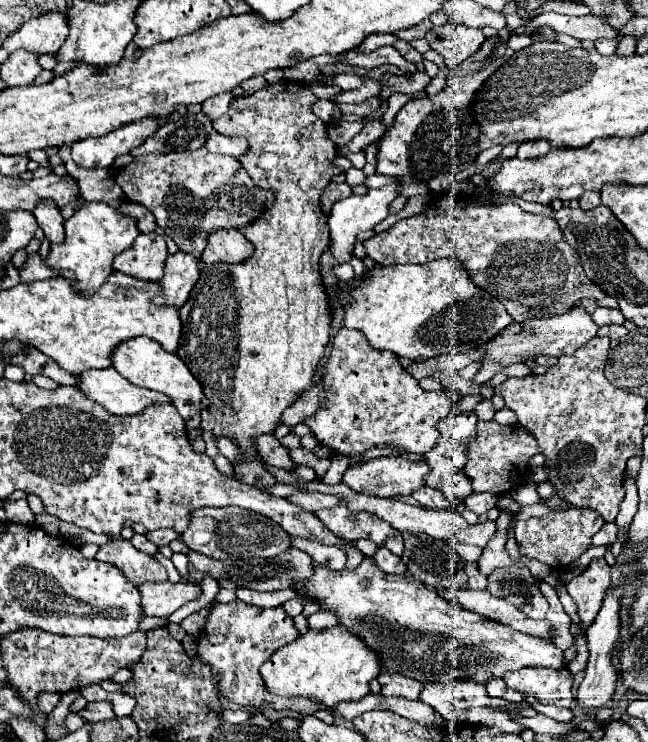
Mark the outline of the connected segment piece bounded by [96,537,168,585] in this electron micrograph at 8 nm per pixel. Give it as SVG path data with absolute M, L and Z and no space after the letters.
M116 537L110 539L100 547L96 559L116 565L134 585L142 585L146 581L154 581L154 583L168 581L166 569L158 561L154 561L152 555L138 551L126 539L116 539Z

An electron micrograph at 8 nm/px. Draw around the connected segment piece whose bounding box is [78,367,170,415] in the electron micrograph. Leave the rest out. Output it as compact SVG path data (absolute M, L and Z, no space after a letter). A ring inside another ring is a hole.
M114 367L84 371L78 379L78 387L88 399L100 403L112 415L136 415L152 403L170 401L164 399L164 395L156 395L156 391L132 385Z

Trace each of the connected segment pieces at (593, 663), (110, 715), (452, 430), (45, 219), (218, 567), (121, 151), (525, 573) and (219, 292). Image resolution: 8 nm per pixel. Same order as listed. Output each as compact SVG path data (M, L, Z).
M624 585L610 587L606 591L602 609L596 615L596 621L592 623L592 627L588 627L588 631L586 631L590 659L588 659L588 665L586 665L586 671L584 671L584 679L582 679L580 687L576 689L576 703L584 711L596 711L596 709L608 705L612 701L614 691L616 691L618 673L616 673L616 665L614 665L614 655L612 653L616 653L616 641L620 637L620 627L622 627L622 623L620 623L622 593L624 593Z
M96 701L96 703L88 703L80 715L84 717L84 721L104 721L104 719L114 719L114 709L112 709L112 703L110 701Z
M474 411L468 413L458 413L458 415L448 415L436 423L436 429L440 431L440 439L428 455L424 455L428 467L432 469L426 485L428 487L438 487L440 479L446 477L448 473L456 473L464 467L468 455L466 447L476 439L476 423L478 417Z
M48 203L48 207L36 207L34 215L50 245L64 243L64 219L58 207L52 207L52 203Z
M180 539L172 541L170 543L170 549L172 551L182 551L182 553L188 553L190 557L190 563L202 571L202 573L210 573L218 579L220 587L224 589L238 589L238 587L248 587L248 589L256 589L256 591L276 591L276 589L288 589L288 587L296 587L296 583L306 583L308 579L312 579L314 575L314 565L312 565L312 557L298 549L298 547L292 547L272 559L258 559L258 557L252 557L248 561L244 559L238 559L238 561L218 561L218 559L212 559L212 557L206 557L206 555L200 555L200 553L194 553L190 551Z
M150 115L136 123L126 123L108 135L82 139L80 143L72 143L72 159L78 167L84 169L110 167L116 157L130 153L134 147L140 147L150 135L154 135L154 131L158 131L162 123L164 119Z
M496 567L488 575L486 591L516 605L530 619L544 619L548 611L548 601L540 591L540 579L526 567Z
M280 81L256 91L254 95L232 99L228 113L214 121L216 131L248 141L250 151L240 159L240 163L248 169L256 185L276 191L276 201L260 217L260 223L252 223L252 227L244 227L242 231L244 237L254 243L252 259L238 265L202 263L200 279L188 301L180 307L184 335L180 339L178 357L184 359L210 401L208 409L202 411L200 429L232 439L232 443L242 449L240 459L234 463L234 479L262 491L274 487L278 481L264 467L256 449L256 437L272 435L276 427L282 425L282 413L312 385L314 373L318 371L328 345L330 315L320 275L320 255L330 243L330 233L326 217L320 211L320 191L328 185L332 175L342 173L342 169L332 165L336 147L326 137L328 125L310 109L314 101L316 95L308 85Z

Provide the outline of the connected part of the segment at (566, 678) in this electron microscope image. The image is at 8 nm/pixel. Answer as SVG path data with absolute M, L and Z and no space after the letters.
M524 667L520 671L510 671L508 675L504 675L504 681L510 689L516 689L524 695L534 695L544 705L570 707L574 701L574 675L570 669Z

